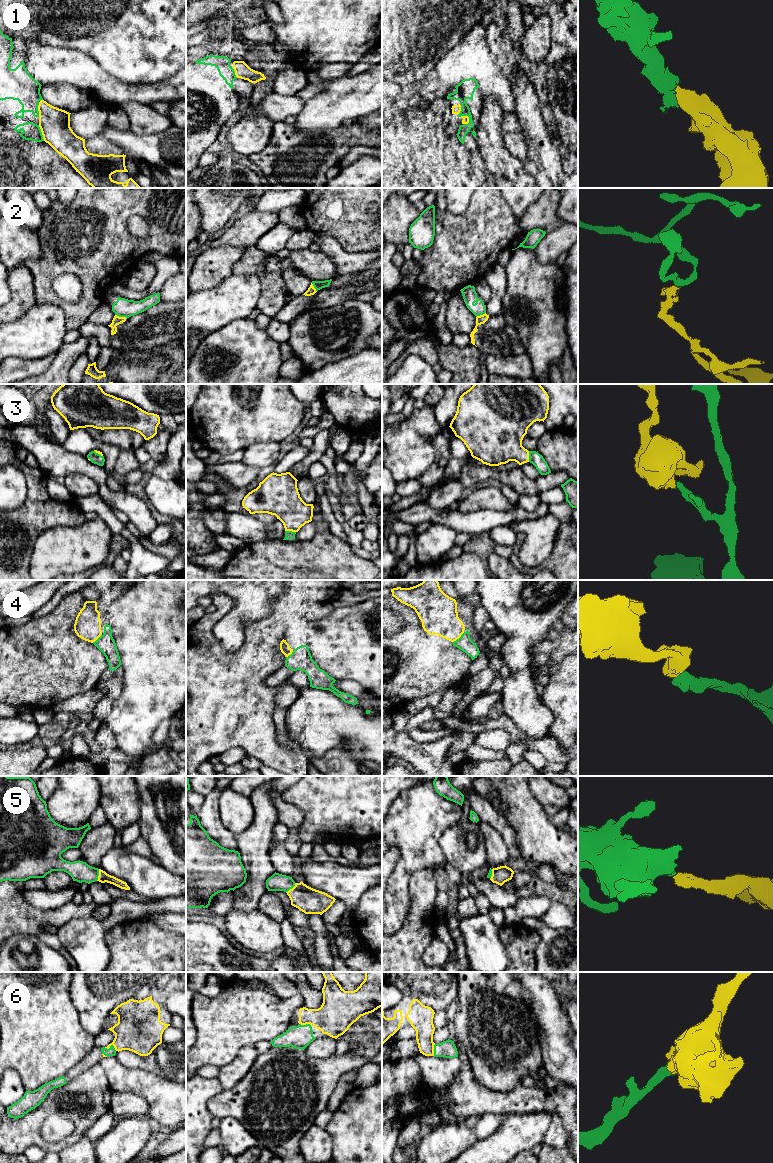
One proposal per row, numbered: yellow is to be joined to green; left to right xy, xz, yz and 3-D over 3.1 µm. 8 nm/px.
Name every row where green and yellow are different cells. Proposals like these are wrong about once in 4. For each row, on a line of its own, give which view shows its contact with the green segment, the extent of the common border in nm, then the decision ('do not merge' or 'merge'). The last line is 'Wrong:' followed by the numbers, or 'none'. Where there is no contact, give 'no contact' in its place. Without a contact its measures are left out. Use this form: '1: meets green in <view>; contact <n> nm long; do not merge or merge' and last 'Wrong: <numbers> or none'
1: meets green in xy; contact 140 nm long; merge
2: meets green in xy; contact 100 nm long; do not merge
3: meets green in xz; contact 90 nm long; merge
4: meets green in yz; contact 130 nm long; merge
5: meets green in xy; contact 100 nm long; merge
6: meets green in xy; contact 110 nm long; merge
Wrong: 2

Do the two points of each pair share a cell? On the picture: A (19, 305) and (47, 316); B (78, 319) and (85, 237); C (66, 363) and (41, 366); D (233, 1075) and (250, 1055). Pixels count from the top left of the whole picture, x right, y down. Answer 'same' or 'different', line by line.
A: different
B: same
C: different
D: same

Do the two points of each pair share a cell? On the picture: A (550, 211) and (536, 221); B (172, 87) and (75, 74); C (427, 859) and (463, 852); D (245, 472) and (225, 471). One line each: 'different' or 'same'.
A: same
B: same
C: different
D: same

